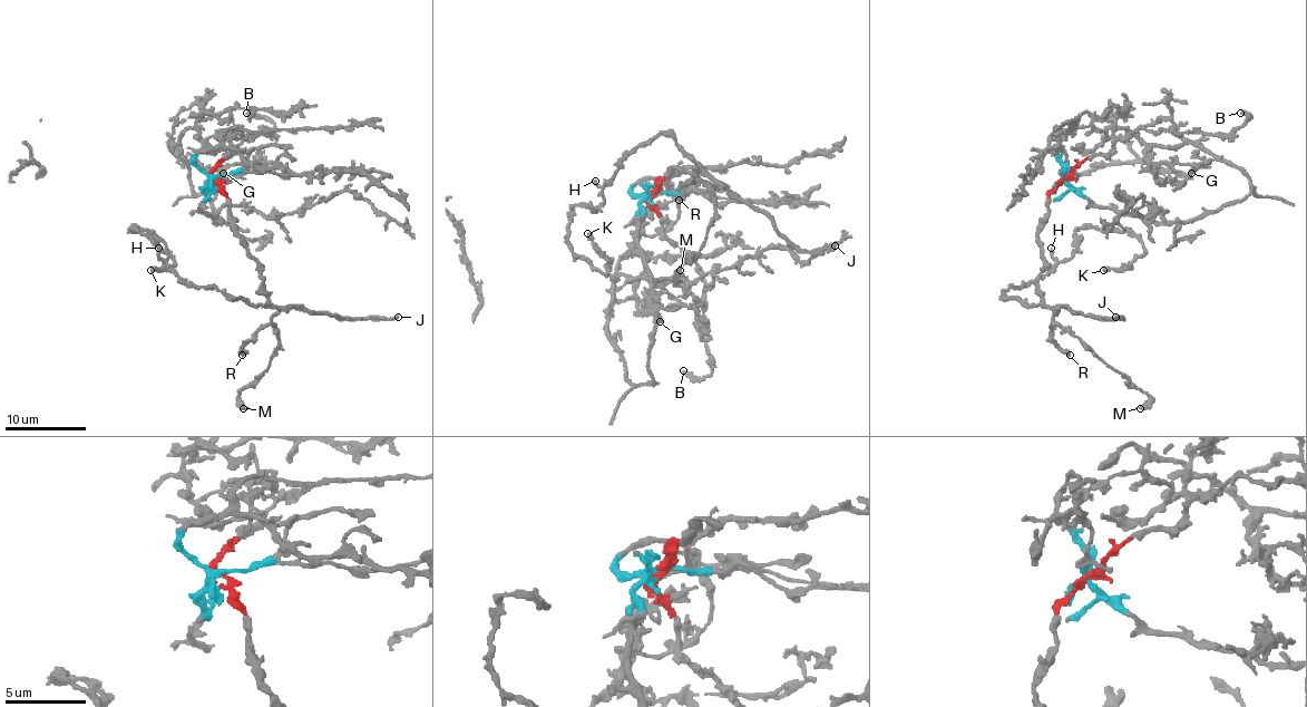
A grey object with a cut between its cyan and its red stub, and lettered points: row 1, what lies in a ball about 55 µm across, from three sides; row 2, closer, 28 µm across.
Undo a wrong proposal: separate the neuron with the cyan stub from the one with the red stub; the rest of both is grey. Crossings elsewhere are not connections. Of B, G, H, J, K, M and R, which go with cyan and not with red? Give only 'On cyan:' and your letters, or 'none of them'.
On cyan: G

